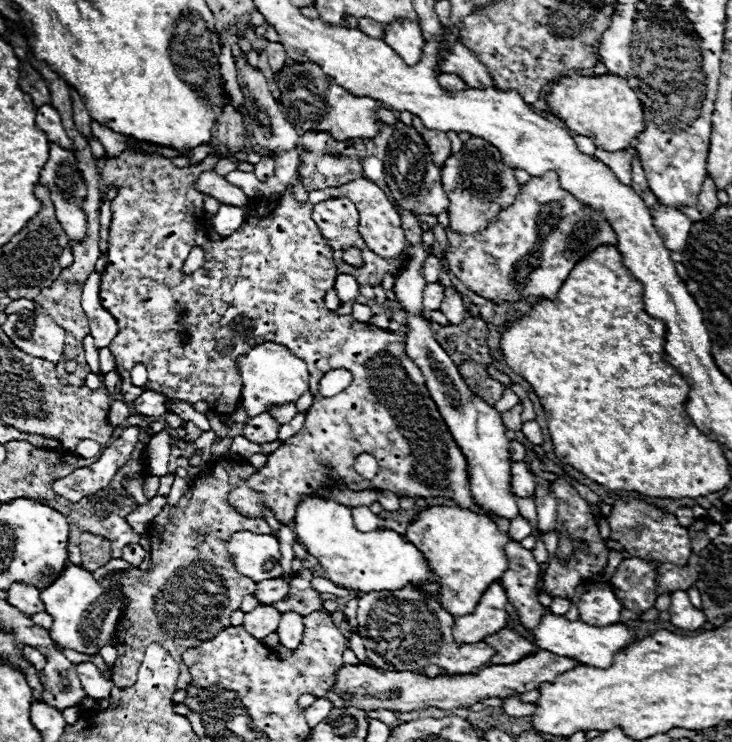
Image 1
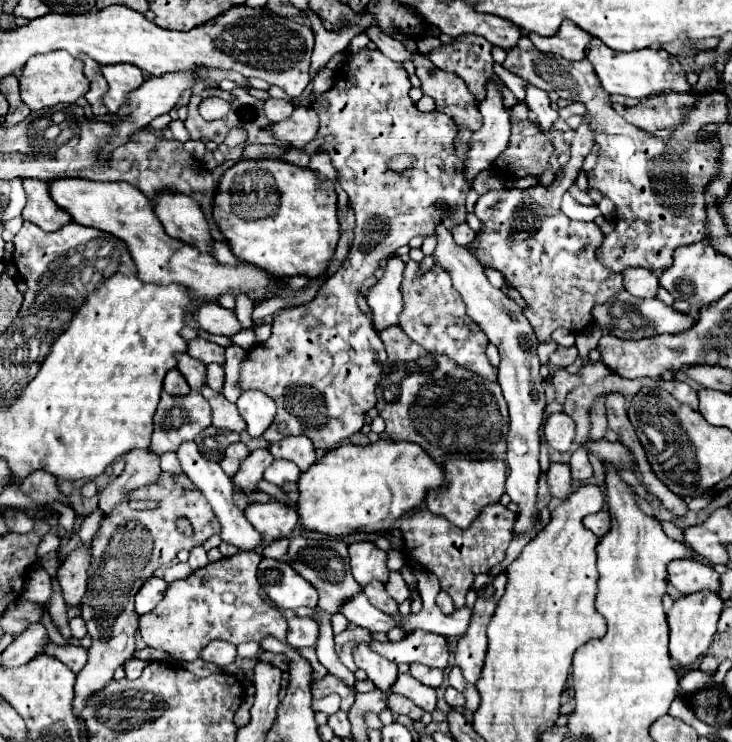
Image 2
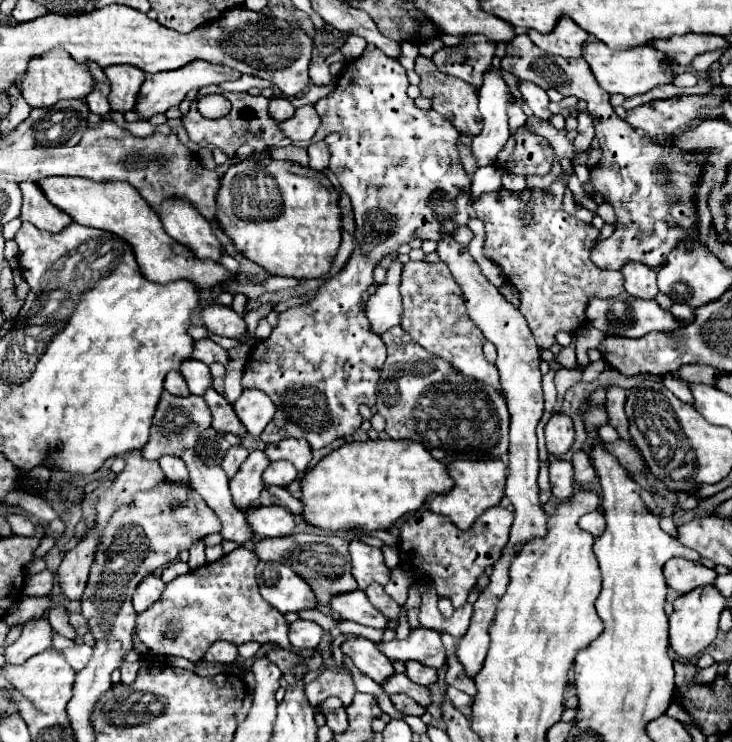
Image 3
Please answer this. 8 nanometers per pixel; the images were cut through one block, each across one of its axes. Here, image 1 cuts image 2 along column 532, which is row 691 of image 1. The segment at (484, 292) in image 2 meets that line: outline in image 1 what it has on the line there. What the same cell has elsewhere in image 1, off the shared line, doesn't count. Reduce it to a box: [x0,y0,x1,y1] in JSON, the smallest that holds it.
[326,652,578,712]

